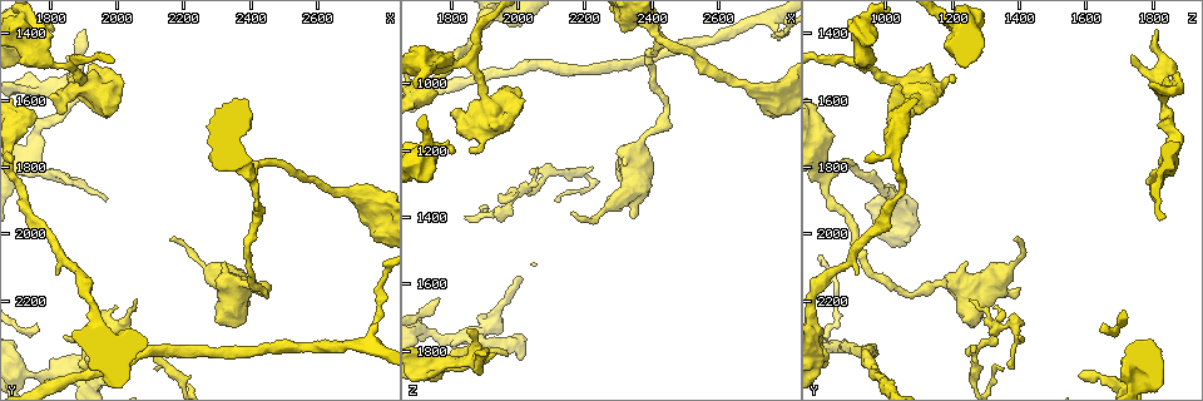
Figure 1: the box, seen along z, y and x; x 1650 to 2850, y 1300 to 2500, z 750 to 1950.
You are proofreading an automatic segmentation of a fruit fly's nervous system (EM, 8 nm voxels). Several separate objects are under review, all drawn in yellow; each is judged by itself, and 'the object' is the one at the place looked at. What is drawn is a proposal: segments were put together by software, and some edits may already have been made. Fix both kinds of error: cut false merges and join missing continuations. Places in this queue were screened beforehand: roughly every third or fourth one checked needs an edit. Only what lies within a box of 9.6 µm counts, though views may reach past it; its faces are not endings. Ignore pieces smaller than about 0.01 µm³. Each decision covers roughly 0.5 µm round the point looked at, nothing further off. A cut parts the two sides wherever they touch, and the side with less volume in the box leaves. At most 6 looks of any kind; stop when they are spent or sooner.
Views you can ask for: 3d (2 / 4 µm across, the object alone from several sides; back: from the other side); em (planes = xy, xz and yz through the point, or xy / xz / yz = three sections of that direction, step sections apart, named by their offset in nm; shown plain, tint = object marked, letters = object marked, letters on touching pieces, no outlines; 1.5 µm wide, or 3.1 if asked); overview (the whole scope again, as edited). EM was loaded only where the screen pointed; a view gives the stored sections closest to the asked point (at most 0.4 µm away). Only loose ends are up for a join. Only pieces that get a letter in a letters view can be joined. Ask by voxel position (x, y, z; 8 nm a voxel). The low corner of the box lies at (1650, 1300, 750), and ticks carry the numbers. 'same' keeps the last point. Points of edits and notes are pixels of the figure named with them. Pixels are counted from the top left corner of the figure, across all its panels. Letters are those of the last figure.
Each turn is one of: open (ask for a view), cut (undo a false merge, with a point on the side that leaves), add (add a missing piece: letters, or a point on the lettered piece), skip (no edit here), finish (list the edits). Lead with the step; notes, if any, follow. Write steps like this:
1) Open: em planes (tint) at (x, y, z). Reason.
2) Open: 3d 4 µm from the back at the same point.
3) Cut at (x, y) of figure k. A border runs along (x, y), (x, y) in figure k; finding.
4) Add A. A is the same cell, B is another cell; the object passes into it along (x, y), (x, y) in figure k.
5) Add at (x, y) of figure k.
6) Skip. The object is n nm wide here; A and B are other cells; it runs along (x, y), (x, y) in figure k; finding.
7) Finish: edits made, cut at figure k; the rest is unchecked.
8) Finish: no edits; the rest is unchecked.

Open: em xy step 4 (letters) at (1900, 1390, 1820). Free end.

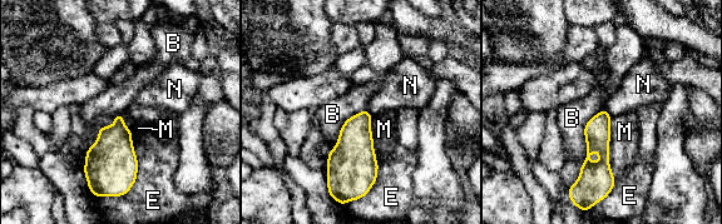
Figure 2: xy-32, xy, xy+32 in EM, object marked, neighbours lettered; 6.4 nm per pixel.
Skip. B, E, M and N are other cells; a border runs along (599, 110), (567, 189) in figure 2; no lettered piece goes on from it.

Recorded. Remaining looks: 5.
Open: 3d 2 µm at (1850, 1500, 930). Thick turns thin.

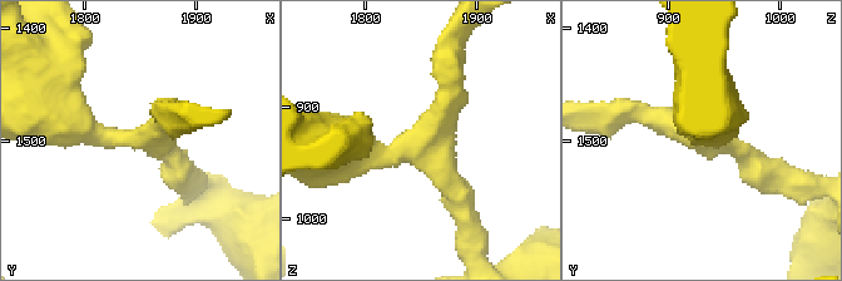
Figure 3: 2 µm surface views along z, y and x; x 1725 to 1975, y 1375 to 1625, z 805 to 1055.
Open: em planes (letters) at (1858, 1500, 938). 3 arms meet here; the arms are 190, 200, 380 nm wide; need the tissue.

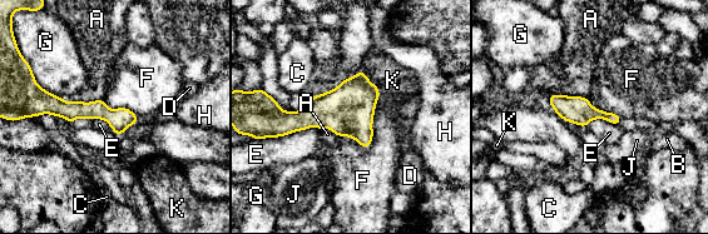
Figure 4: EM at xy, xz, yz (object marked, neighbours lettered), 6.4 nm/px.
Skip. A, B, C, D, E, F, G, H, J and K are other cells; a border runs along (380, 93), (367, 147), (336, 135) in figure 4; one cell here.

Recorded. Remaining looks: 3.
Open: em xy step 4 (letters) at (1850, 2310, 1390). Thin end.

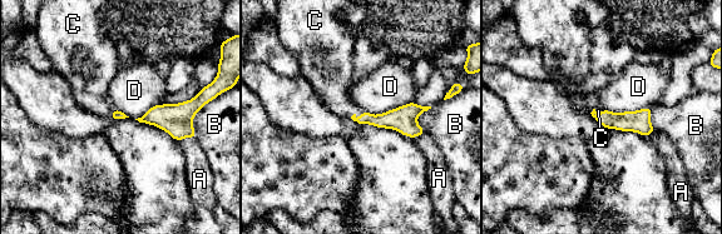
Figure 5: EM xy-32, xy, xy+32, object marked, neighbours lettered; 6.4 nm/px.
Open: em xz step 4 (letters) at the same point.

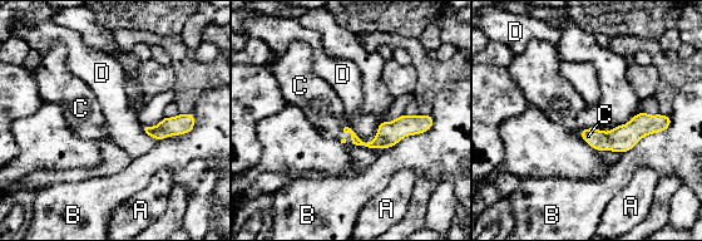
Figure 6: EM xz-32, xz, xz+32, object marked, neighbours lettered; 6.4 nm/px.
Add C. C is the same cell, A, B and D are other cells; it goes on there.

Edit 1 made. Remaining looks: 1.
Finish: edits made, add at figure 6; the rest is unchecked.

